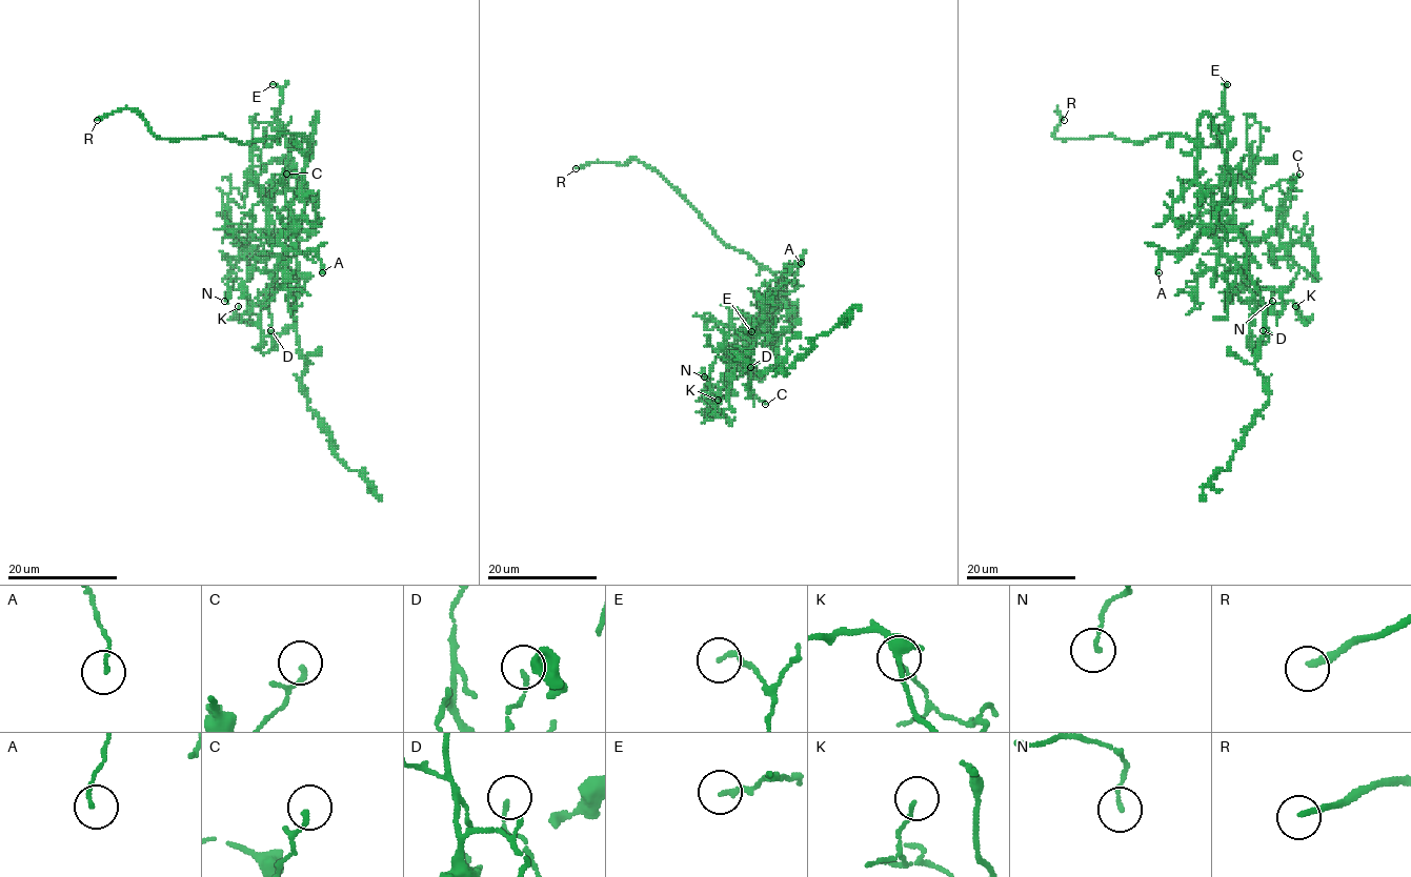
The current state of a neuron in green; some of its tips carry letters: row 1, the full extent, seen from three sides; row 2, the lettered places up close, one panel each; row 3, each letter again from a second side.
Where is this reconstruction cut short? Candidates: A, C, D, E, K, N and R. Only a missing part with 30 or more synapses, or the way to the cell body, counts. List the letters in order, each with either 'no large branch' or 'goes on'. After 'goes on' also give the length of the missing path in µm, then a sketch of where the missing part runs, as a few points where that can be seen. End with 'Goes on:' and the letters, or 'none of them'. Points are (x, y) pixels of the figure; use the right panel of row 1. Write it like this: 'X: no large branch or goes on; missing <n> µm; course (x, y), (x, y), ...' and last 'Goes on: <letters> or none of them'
A: no large branch
C: no large branch
D: no large branch
E: no large branch
K: no large branch
N: no large branch
R: goes on; missing 15 µm; course (1064, 120), (1086, 147), (1087, 160), (1092, 160)
Goes on: R

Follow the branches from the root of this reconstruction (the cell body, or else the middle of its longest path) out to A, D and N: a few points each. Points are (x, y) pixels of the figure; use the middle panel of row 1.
A: (778, 340), (792, 327), (797, 306), (782, 302), (771, 321), (760, 302), (801, 263)
D: (778, 340), (792, 327), (794, 303), (782, 302), (747, 362), (738, 354), (756, 363), (750, 367)
N: (778, 340), (792, 327), (794, 303), (782, 302), (746, 339), (742, 352), (720, 349), (710, 374), (704, 376)

